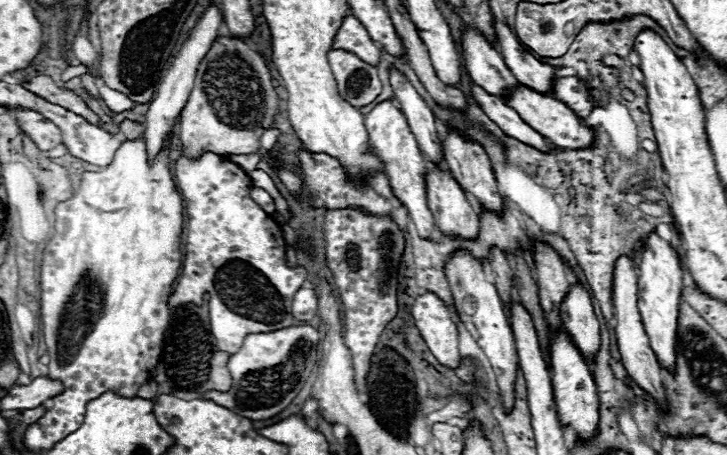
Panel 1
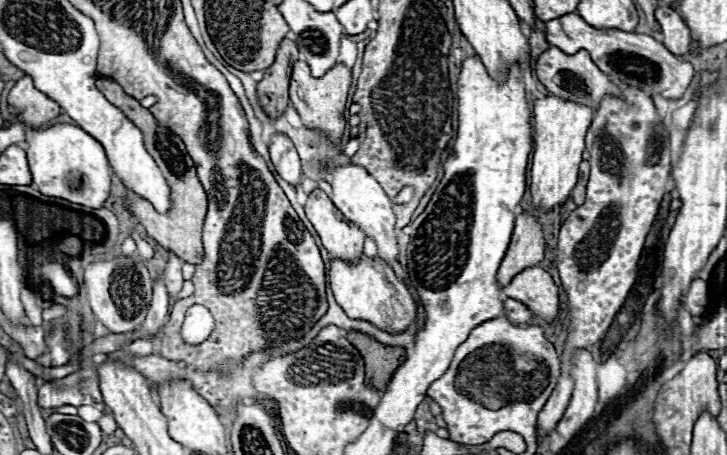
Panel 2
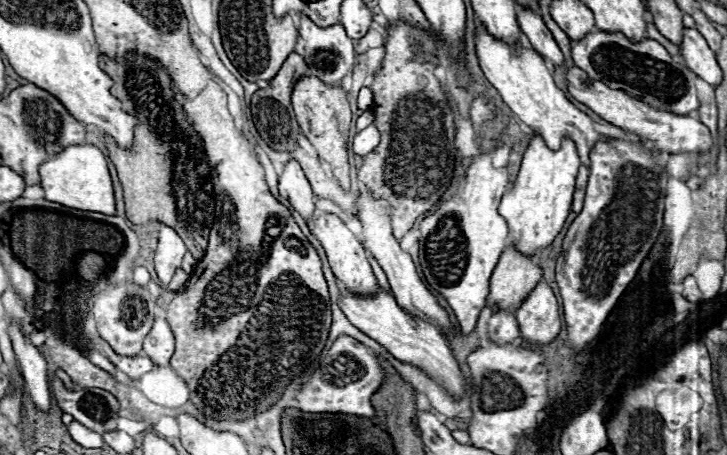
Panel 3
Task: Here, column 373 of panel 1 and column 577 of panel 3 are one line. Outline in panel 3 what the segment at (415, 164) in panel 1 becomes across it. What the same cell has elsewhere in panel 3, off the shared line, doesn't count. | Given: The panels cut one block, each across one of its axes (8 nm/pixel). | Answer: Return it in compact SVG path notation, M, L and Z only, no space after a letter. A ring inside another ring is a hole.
M480 26L474 30L474 44L476 44L476 56L484 76L500 92L504 104L512 110L512 114L518 116L534 132L540 132L552 150L558 150L562 138L568 134L576 142L581 163L590 166L590 158L588 158L590 148L594 146L594 142L606 140L606 136L596 132L594 120L584 112L580 112L570 102L566 92L554 84L542 56L532 48L524 48L522 44L512 46L512 44L506 44L504 40L494 38L492 34L488 34L486 26Z

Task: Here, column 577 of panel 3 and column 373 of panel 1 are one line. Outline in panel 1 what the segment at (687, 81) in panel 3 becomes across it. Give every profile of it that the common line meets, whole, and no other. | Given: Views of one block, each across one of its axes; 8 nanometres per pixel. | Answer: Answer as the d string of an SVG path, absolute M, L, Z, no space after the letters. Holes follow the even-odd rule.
M344 16L342 26L338 28L334 42L332 42L334 50L346 50L352 54L358 54L358 58L362 58L364 62L370 62L372 66L378 62L380 58L380 48L376 46L376 42L368 36L366 28L352 16Z

